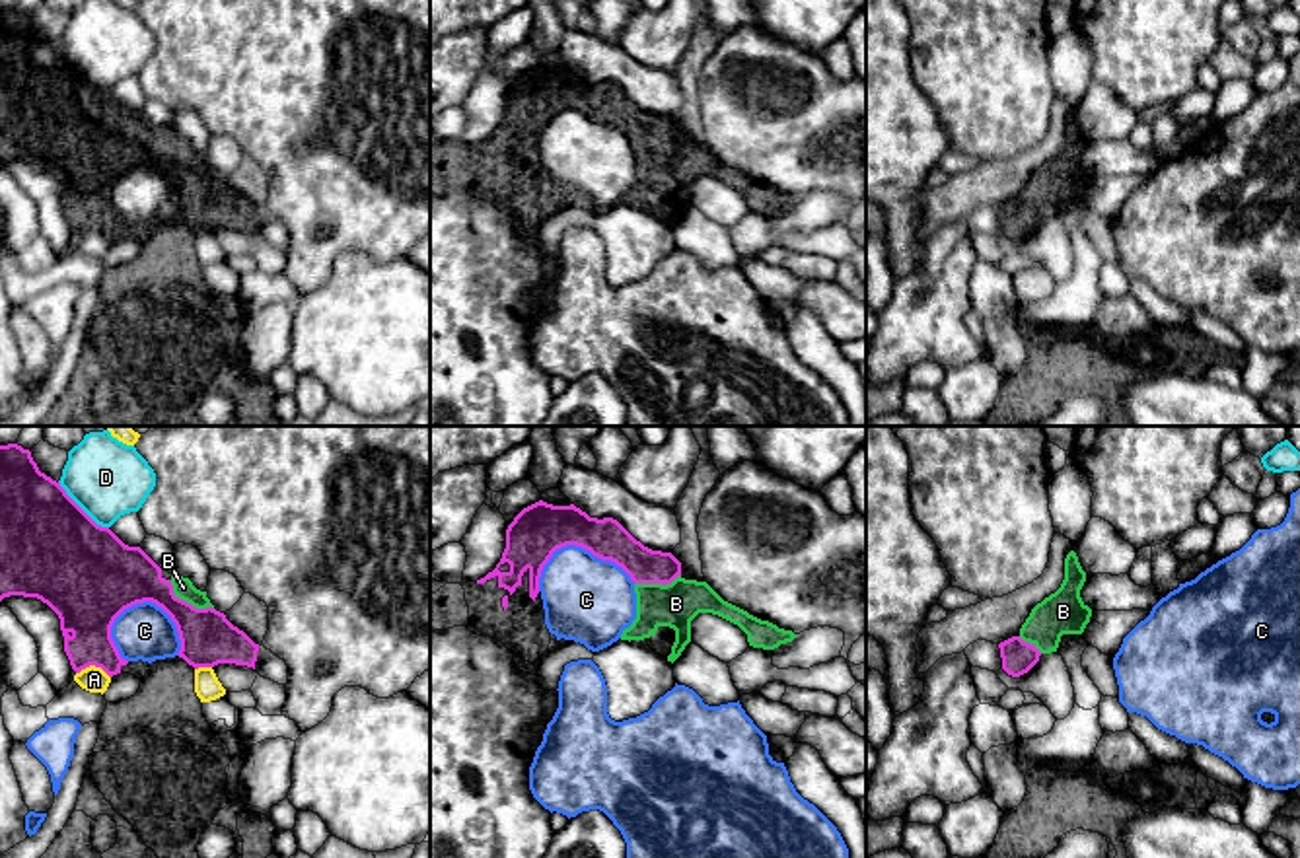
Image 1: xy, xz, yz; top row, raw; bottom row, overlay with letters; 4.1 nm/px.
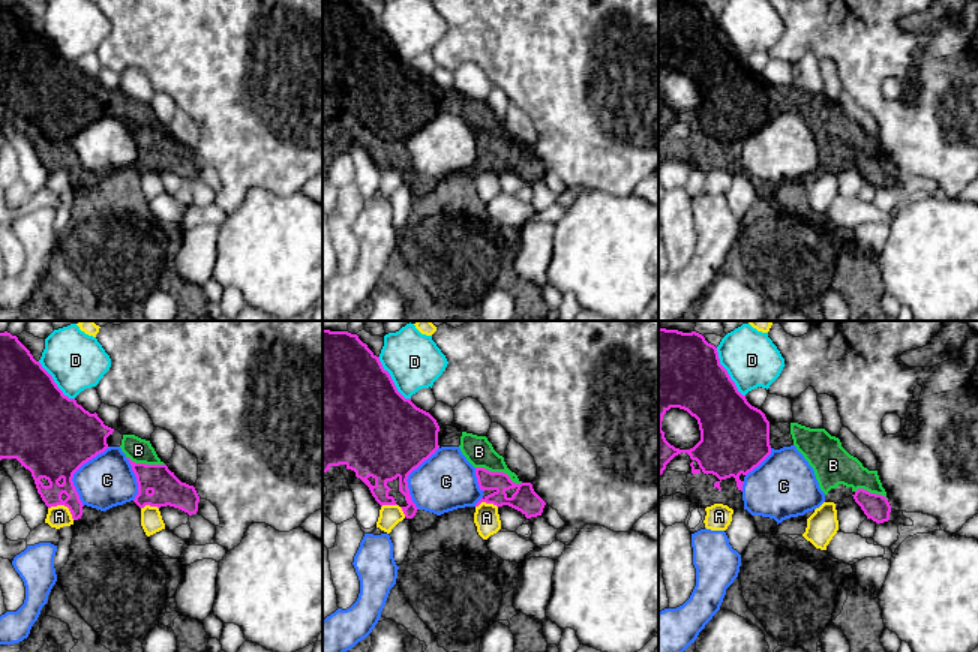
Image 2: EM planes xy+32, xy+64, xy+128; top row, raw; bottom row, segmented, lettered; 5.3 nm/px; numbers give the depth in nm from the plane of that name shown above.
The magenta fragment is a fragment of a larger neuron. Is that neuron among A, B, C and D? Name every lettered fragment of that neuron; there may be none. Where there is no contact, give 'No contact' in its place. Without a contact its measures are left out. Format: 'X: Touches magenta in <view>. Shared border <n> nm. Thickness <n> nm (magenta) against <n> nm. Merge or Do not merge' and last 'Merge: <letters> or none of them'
A: Touches magenta in xy. Shared border 150 nm. Thickness 260 nm (magenta) against 110 nm. Do not merge
B: Touches magenta in xy. Shared border 220 nm. Thickness 220 nm (magenta) against 90 nm. Merge
C: Touches magenta in xy. Shared border 320 nm. Thickness 320 nm (magenta) against 240 nm. Do not merge
D: Touches magenta in xy. Shared border 280 nm. Thickness 420 nm (magenta) against 320 nm. Do not merge
Merge: B

